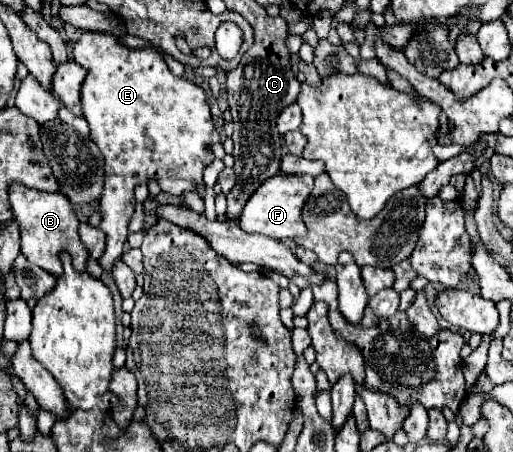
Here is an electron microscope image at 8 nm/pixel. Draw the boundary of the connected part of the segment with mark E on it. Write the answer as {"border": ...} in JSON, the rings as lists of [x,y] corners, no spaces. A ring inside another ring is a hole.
{"border":[[[86,32],[74,44],[74,60],[88,70],[86,80],[82,84],[82,116],[90,124],[90,136],[98,144],[102,160],[104,160],[104,190],[100,198],[102,224],[100,228],[106,232],[106,252],[100,258],[102,270],[110,272],[114,262],[122,256],[122,250],[128,236],[128,220],[134,212],[134,188],[142,182],[154,178],[160,184],[160,190],[172,196],[182,198],[184,192],[196,190],[204,186],[202,172],[208,164],[212,164],[214,154],[208,150],[210,144],[220,142],[220,134],[214,128],[208,96],[206,92],[190,80],[176,78],[162,58],[162,54],[154,48],[130,50],[118,44],[116,36]]]}

